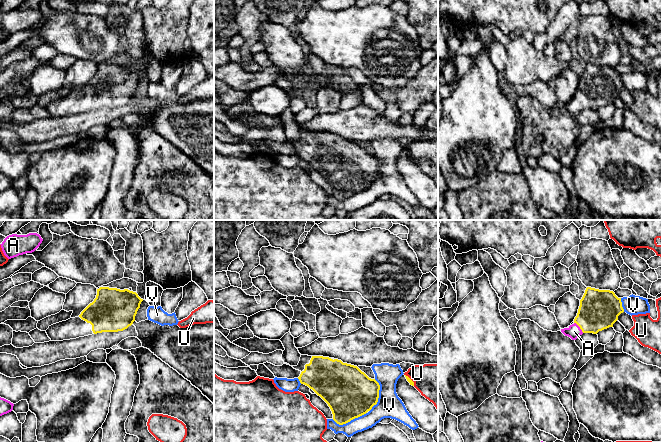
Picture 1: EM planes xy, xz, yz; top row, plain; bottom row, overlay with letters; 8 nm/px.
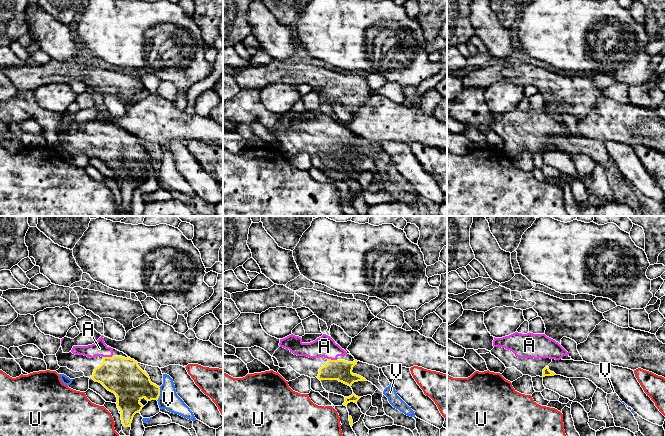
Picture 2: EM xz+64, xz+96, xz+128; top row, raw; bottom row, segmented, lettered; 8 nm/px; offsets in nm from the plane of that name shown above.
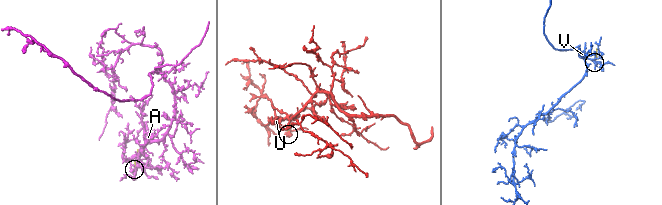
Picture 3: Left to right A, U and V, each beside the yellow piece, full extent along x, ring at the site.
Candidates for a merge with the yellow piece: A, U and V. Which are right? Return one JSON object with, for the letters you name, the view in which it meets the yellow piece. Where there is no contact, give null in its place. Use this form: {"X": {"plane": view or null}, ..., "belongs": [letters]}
{"A": {"plane": "yz"}, "belongs": ["A"]}

